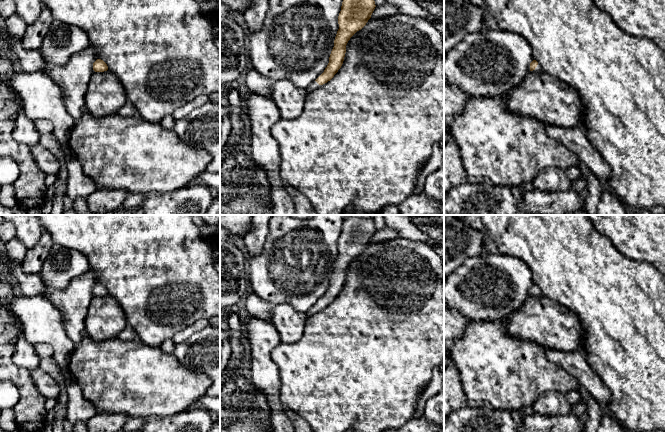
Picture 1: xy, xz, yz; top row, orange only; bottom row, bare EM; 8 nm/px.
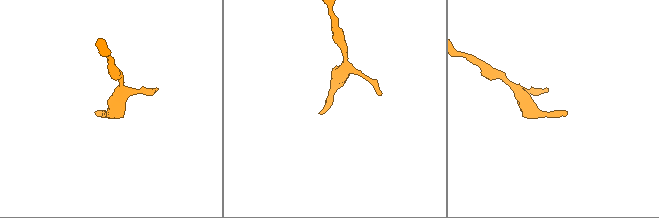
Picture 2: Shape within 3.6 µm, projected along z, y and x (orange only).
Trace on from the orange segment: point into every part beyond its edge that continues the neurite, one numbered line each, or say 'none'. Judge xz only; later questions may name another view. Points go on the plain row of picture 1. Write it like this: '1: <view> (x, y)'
1: xz (313, 310)

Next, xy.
none

